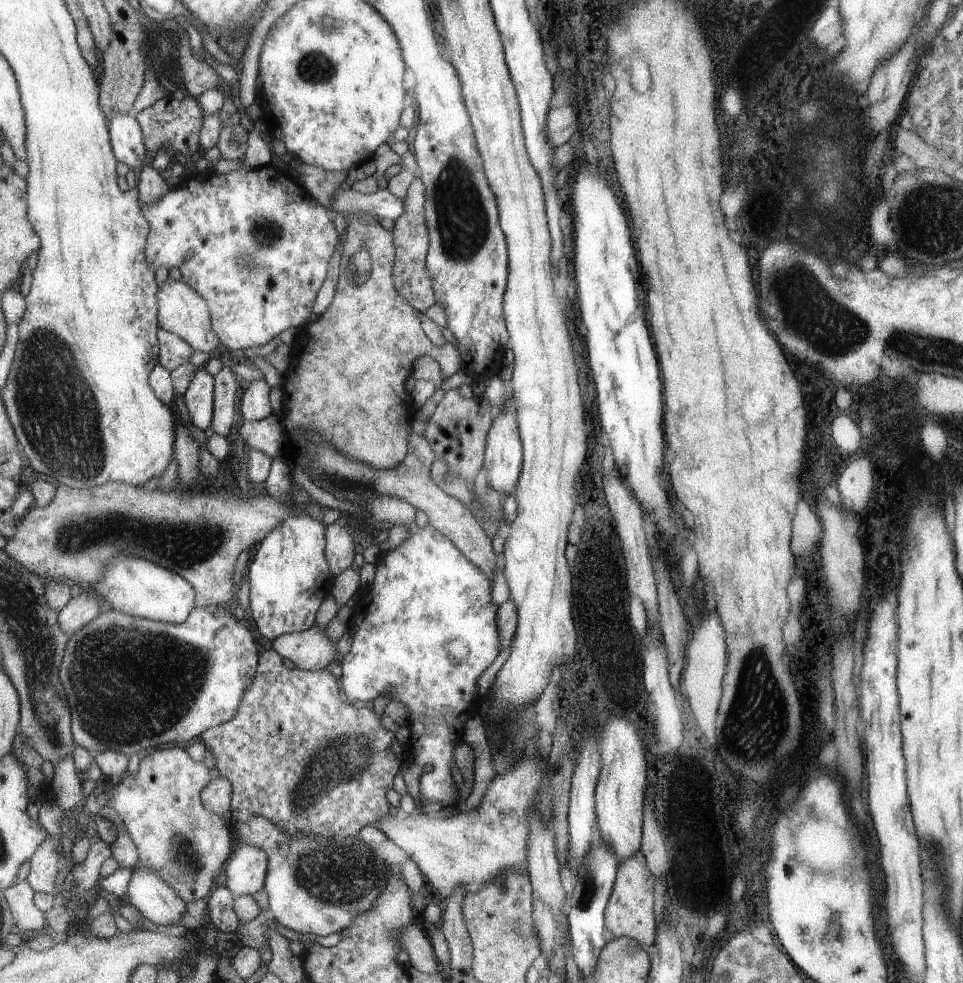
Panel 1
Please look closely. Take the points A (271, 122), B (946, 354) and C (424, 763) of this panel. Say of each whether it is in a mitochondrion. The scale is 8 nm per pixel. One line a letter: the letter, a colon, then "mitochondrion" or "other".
A: other
B: mitochondrion
C: other

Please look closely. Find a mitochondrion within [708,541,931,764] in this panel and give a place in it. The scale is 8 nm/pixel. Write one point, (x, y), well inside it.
(757, 698)

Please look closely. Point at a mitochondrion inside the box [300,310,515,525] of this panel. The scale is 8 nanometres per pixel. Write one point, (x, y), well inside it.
(345, 484)

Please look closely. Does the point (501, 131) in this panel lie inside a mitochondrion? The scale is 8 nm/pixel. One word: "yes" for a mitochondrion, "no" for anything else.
no

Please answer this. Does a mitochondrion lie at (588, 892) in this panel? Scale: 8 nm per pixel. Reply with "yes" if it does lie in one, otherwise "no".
yes

